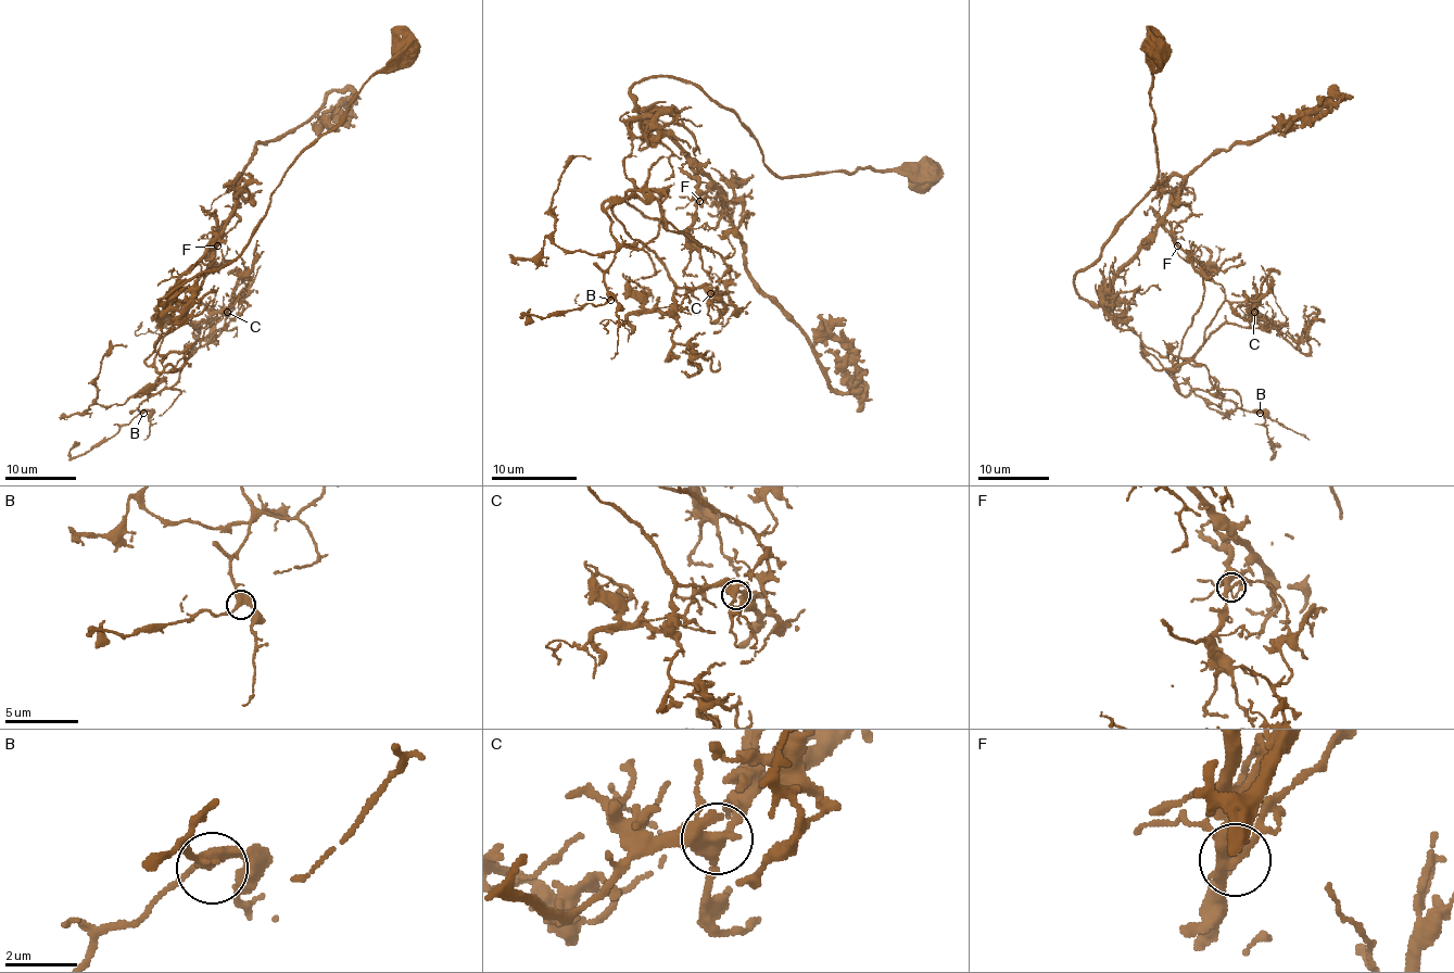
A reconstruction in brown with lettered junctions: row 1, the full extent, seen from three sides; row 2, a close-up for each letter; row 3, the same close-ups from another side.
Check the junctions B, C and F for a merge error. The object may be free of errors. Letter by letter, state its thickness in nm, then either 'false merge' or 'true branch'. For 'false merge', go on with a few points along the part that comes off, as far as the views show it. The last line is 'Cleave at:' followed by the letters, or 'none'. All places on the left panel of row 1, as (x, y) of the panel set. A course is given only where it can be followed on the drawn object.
B: calibre 340 nm; true branch
C: calibre 360 nm; true branch
F: calibre 300 nm; false merge; course (217, 245), (200, 292), (163, 339), (148, 393), (104, 406), (93, 383), (105, 354), (127, 345)
Cleave at: F

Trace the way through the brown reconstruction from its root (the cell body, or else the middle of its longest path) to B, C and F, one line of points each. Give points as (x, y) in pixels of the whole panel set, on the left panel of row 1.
B: (403, 50), (298, 156), (250, 242), (161, 300), (169, 301), (157, 314), (163, 374), (141, 393), (143, 413)
C: (403, 50), (298, 156), (250, 242), (161, 300), (163, 370), (147, 364), (182, 323), (227, 312)
F: (403, 50), (298, 156), (250, 242), (161, 300), (225, 223), (217, 245)

